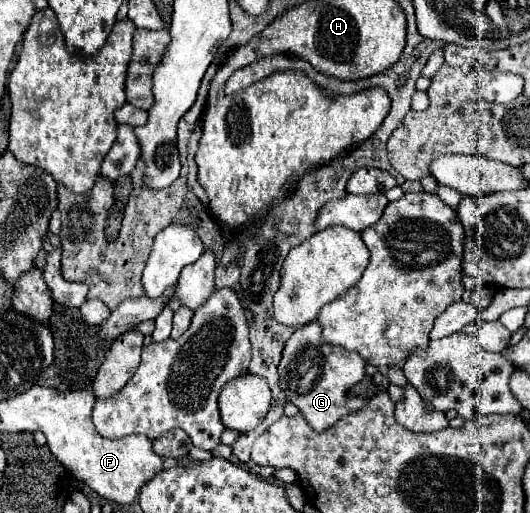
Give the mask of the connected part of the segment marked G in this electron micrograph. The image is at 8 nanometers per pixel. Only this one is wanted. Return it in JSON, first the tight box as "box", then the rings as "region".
{"box":[278,322,366,432],"region":[[[310,322],[304,328],[298,328],[284,346],[278,366],[280,388],[286,392],[288,402],[298,406],[310,428],[324,432],[334,426],[338,418],[358,408],[358,396],[352,396],[350,388],[364,378],[364,368],[366,362],[360,354],[324,344],[320,336],[320,324]]]}

